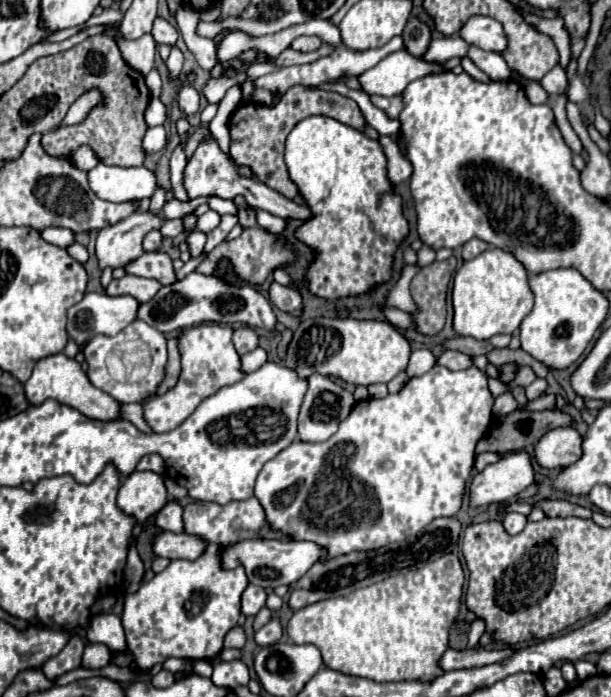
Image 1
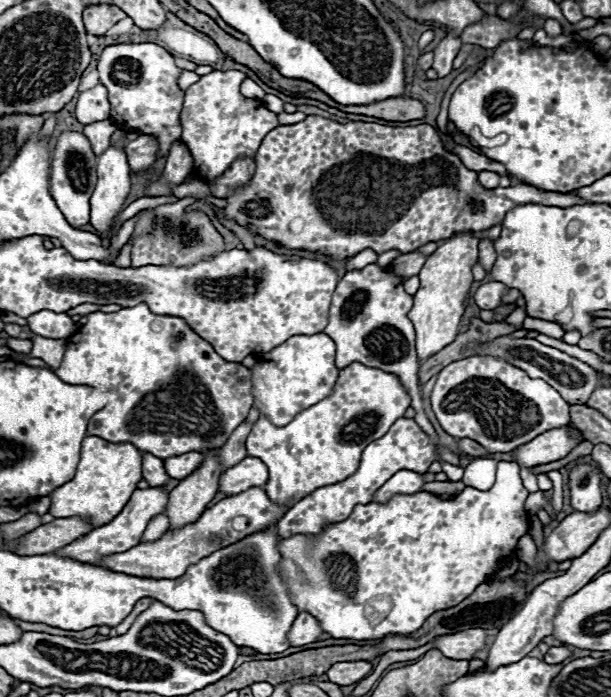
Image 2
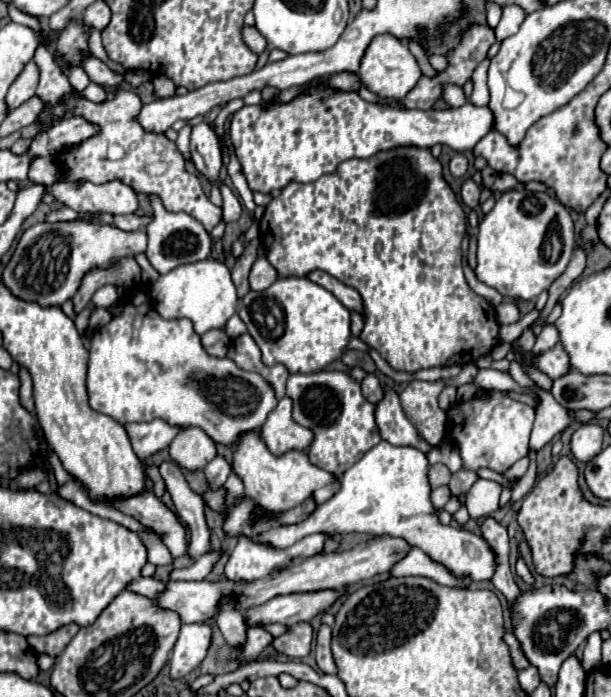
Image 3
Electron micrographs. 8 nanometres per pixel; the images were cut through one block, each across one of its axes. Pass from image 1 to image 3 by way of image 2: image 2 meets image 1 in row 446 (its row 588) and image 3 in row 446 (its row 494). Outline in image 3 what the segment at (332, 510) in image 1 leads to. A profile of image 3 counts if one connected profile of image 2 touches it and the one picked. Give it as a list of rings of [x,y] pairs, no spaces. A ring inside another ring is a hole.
[[[384,388],[384,396],[376,402],[374,420],[380,432],[380,438],[390,442],[392,446],[412,446],[428,454],[432,446],[420,436],[414,424],[408,420],[400,406],[400,398],[392,388]],[[488,390],[484,396],[474,396],[470,400],[454,404],[446,412],[446,436],[460,450],[462,470],[476,472],[478,468],[490,468],[502,474],[514,462],[528,456],[528,440],[534,422],[534,408],[512,400],[508,392]]]

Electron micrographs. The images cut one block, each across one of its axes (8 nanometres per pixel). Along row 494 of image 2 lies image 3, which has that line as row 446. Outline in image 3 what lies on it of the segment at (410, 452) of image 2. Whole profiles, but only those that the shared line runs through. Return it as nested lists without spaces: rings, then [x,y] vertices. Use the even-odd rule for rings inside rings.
[[[322,370],[320,374],[292,374],[286,382],[286,396],[292,398],[292,418],[300,426],[312,430],[314,440],[310,442],[306,454],[308,460],[332,474],[344,474],[350,466],[354,466],[380,438],[376,438],[376,422],[372,418],[372,404],[362,396],[360,384],[348,374],[340,370]]]

